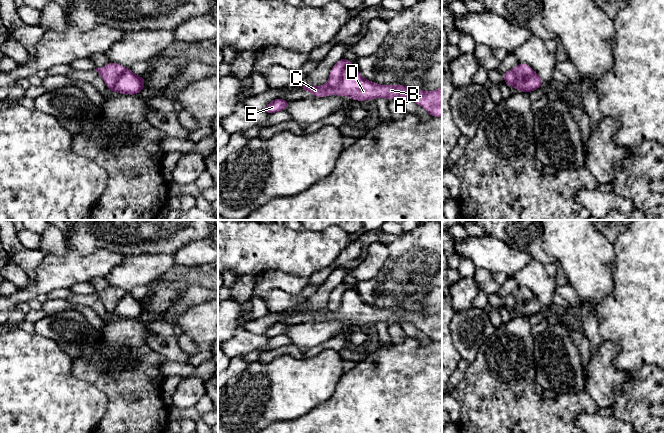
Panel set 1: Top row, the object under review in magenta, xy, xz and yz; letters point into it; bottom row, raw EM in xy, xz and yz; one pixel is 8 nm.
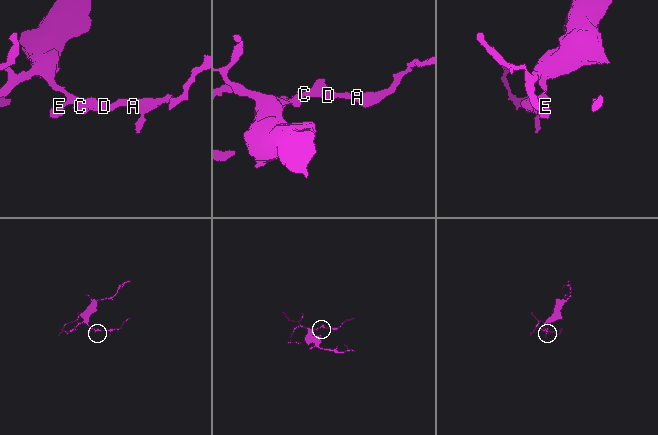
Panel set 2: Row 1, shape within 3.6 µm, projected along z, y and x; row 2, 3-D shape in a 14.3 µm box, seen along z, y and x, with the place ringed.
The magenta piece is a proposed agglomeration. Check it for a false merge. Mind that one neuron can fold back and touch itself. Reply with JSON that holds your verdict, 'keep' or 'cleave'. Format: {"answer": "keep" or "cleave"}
{"answer": "cleave"}

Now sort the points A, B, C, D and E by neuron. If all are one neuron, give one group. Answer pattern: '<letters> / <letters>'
A B C D / E

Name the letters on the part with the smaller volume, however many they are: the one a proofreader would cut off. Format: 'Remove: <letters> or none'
Remove: A, B, C, D

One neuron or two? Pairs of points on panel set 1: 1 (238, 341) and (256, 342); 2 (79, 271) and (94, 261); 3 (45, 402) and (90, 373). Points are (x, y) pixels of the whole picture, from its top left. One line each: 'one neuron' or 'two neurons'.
1: one neuron
2: one neuron
3: two neurons

